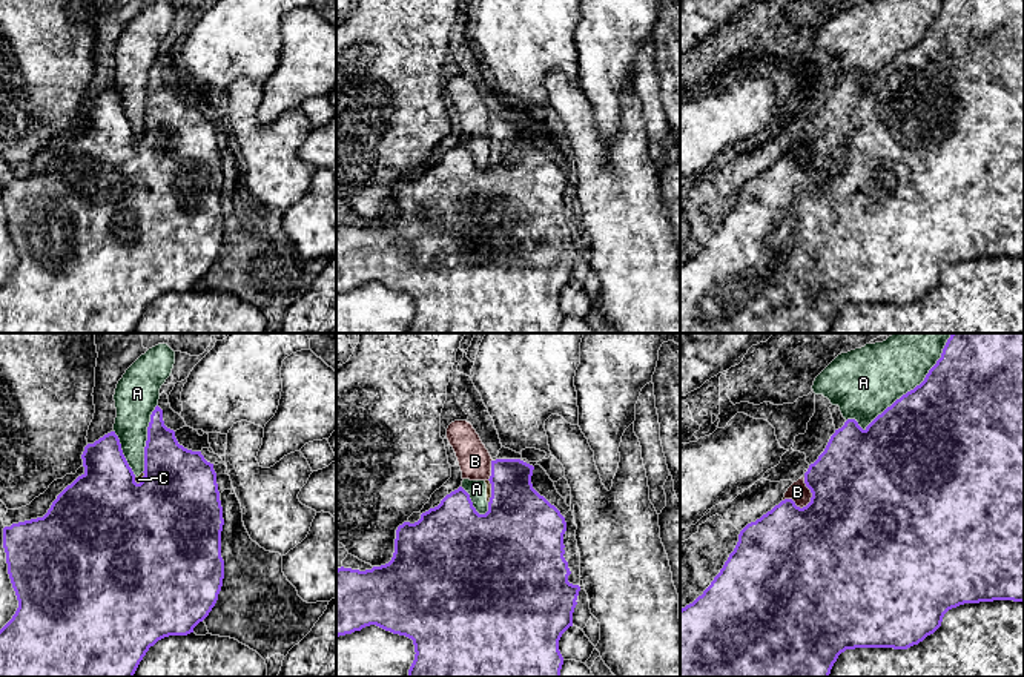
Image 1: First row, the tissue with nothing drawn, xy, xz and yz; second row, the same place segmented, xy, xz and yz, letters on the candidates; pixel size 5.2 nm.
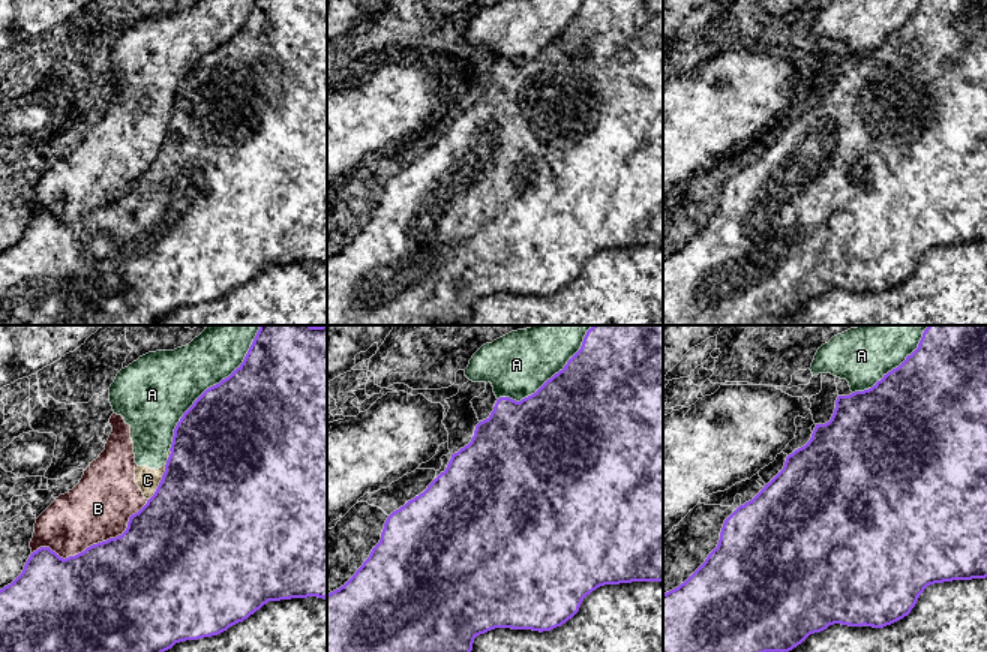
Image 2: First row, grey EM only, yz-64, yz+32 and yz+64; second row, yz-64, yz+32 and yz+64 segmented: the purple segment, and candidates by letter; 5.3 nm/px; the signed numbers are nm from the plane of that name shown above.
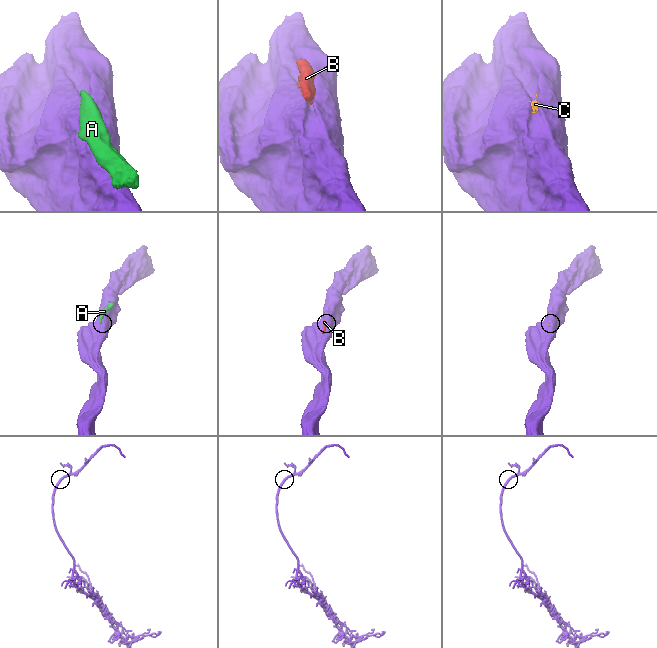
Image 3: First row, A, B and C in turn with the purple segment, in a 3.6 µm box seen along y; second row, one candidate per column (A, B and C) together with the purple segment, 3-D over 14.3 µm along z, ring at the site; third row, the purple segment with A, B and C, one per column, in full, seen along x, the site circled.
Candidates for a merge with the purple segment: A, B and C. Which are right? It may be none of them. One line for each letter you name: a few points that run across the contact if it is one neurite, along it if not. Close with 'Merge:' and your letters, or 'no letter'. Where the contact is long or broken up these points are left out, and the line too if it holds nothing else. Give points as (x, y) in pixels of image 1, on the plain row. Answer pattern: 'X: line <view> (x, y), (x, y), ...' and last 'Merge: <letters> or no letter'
Merge: no letter

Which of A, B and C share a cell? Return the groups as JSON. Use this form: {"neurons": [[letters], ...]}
{"neurons": [["A", "B", "C"]]}

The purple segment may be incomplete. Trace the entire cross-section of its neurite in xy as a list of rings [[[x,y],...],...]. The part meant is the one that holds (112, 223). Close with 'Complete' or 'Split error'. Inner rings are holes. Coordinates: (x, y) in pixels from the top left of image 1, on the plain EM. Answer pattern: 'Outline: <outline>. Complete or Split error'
Outline: [[[157,61],[150,71],[144,103],[144,132],[140,140],[129,123],[118,92],[111,88],[88,100],[81,111],[84,129],[68,141],[52,158],[43,173],[12,180],[3,184],[3,204],[8,230],[15,247],[18,264],[12,275],[0,286],[0,333],[134,333],[140,318],[150,302],[169,292],[187,292],[203,278],[218,256],[224,235],[221,213],[221,187],[224,181],[223,163],[213,120],[201,107],[192,107],[178,100],[175,88],[163,77],[163,66]]]. Complete

